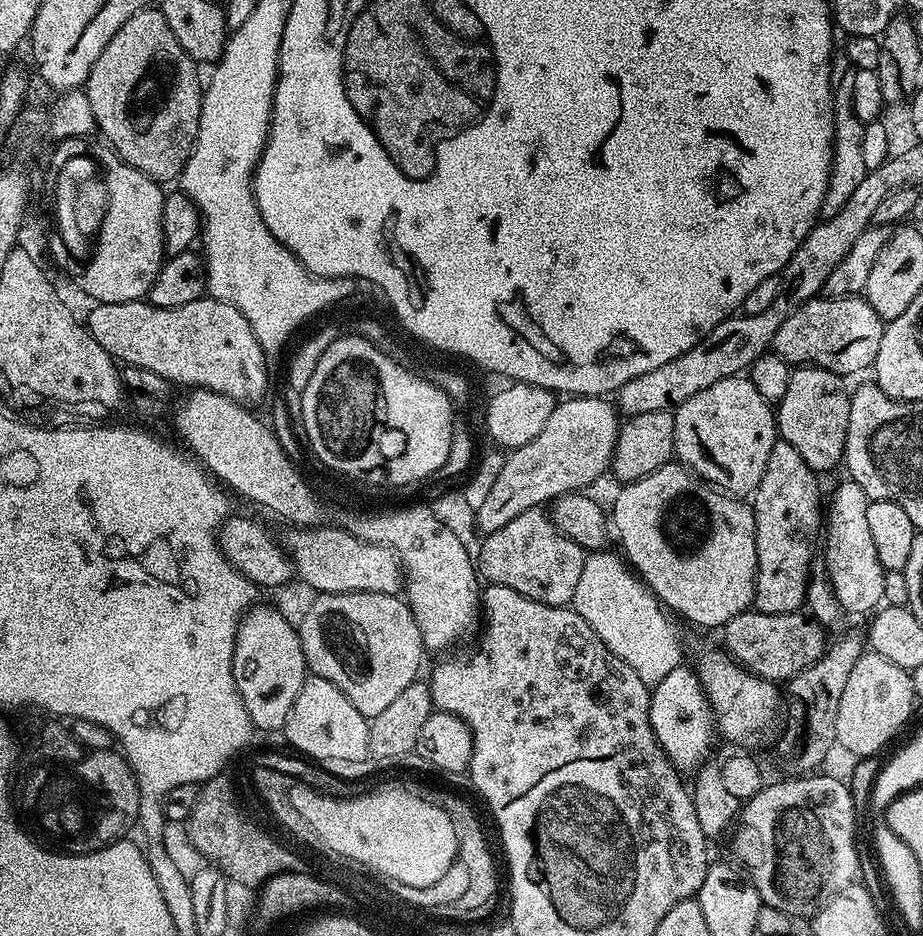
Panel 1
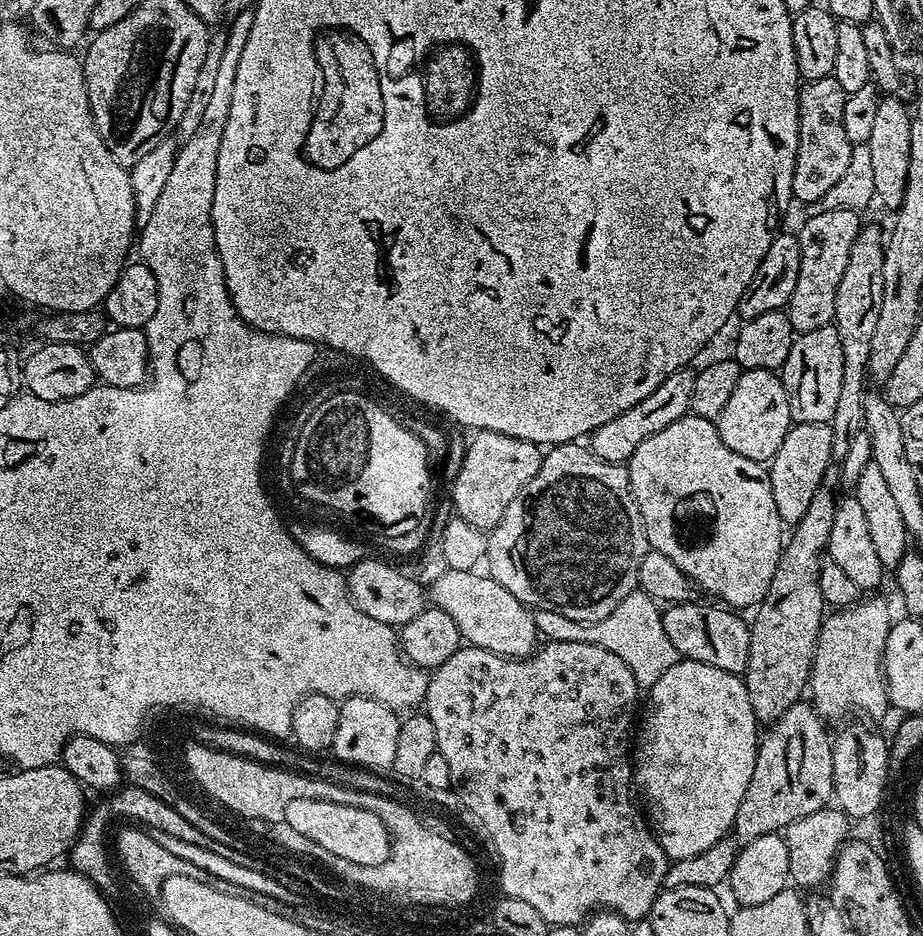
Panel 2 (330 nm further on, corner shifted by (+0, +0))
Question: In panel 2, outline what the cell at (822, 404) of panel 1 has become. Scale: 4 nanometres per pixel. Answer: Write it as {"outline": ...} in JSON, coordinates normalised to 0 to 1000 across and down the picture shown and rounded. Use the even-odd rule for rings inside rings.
{"outline":[[[901,346],[868,355],[859,362],[847,394],[849,416],[856,425],[856,442],[865,453],[896,453],[904,447],[908,421],[912,421],[912,361]]]}

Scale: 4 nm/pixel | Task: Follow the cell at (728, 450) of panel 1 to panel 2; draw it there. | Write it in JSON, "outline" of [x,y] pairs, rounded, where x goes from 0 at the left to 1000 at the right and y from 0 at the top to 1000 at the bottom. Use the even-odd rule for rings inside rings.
{"outline":[[[813,393],[803,396],[800,412],[795,412],[795,421],[791,421],[791,429],[787,429],[787,438],[782,438],[775,455],[780,462],[782,472],[787,472],[787,476],[791,476],[795,485],[804,485],[804,489],[834,494],[839,485],[843,485],[843,476],[847,476],[847,468],[852,468],[859,452],[856,425],[849,416],[848,405],[837,395]]]}

